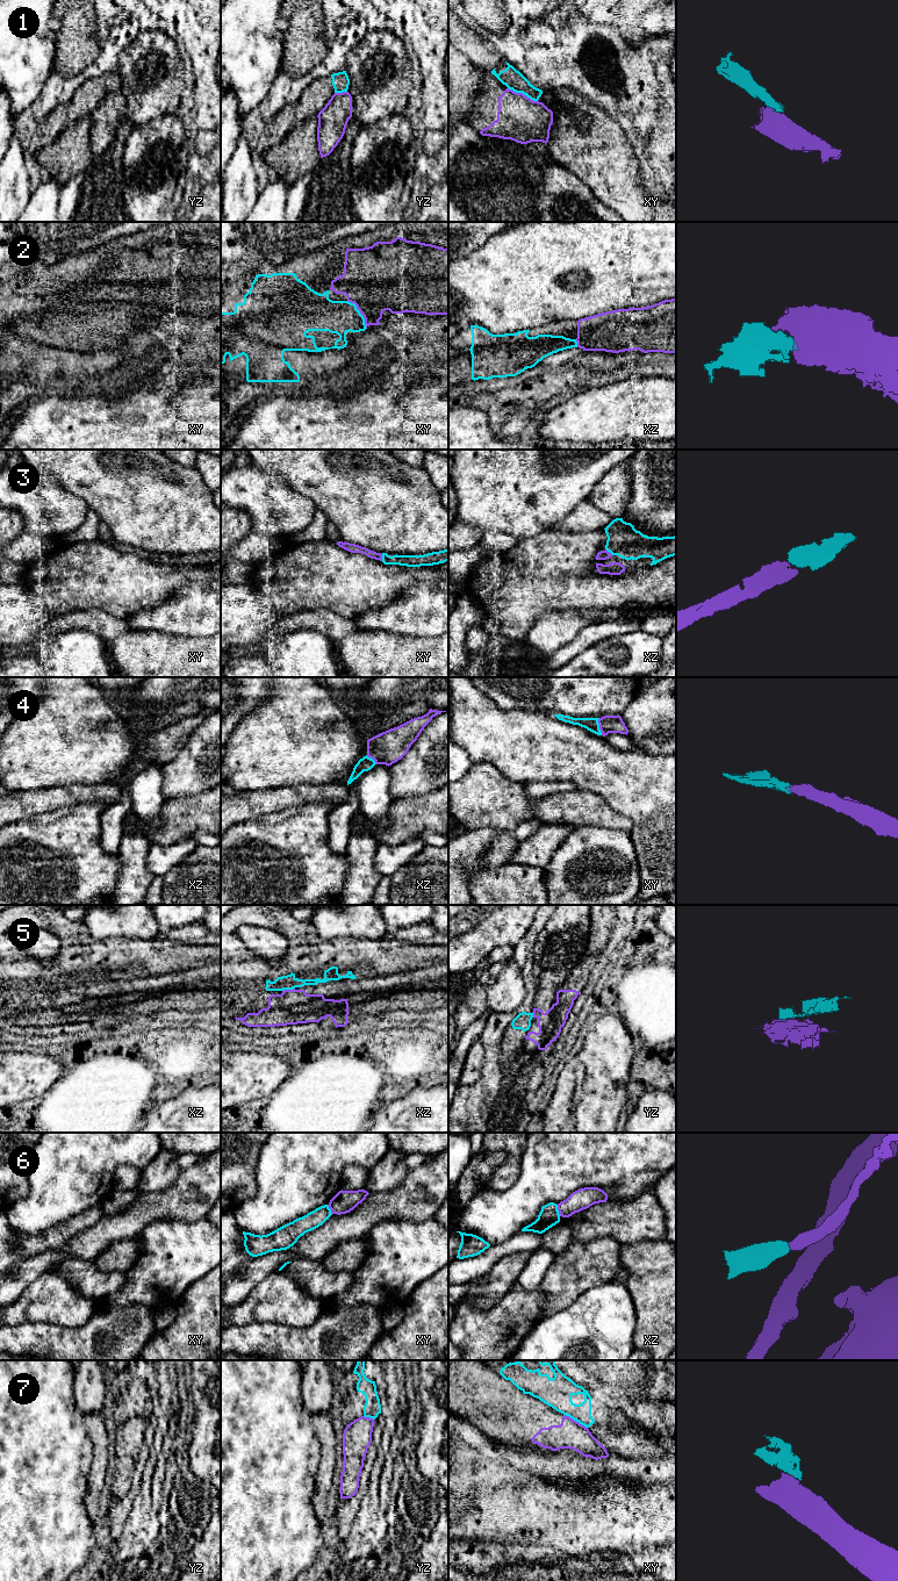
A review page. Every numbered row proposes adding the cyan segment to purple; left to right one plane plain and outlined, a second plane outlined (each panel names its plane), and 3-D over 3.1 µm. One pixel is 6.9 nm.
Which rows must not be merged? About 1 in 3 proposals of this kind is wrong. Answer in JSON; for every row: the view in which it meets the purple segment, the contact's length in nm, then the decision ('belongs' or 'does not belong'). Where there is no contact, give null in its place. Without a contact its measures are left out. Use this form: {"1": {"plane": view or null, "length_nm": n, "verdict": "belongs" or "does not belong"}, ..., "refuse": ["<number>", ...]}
{"1": {"plane": "xy", "length_nm": 220, "verdict": "does not belong"}, "2": {"plane": "xy", "length_nm": 240, "verdict": "belongs"}, "3": {"plane": "xz", "length_nm": 70, "verdict": "belongs"}, "4": {"plane": "xy", "length_nm": 120, "verdict": "belongs"}, "5": {"plane": "xz", "length_nm": 90, "verdict": "does not belong"}, "6": {"plane": "xz", "length_nm": 80, "verdict": "does not belong"}, "7": {"plane": "xy", "length_nm": 190, "verdict": "does not belong"}, "refuse": ["1", "5", "6", "7"]}

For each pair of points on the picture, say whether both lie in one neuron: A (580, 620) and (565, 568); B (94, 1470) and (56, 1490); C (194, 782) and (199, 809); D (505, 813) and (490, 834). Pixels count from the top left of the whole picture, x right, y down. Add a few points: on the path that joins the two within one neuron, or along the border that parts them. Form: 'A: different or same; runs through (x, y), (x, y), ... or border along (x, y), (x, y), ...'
A: different; border along (604, 609), (550, 611)
B: different; border along (93, 1447), (87, 1475), (87, 1493), (84, 1501)
C: different; border along (208, 790), (201, 793), (170, 798)
D: different; border along (466, 829), (493, 827), (501, 831)

